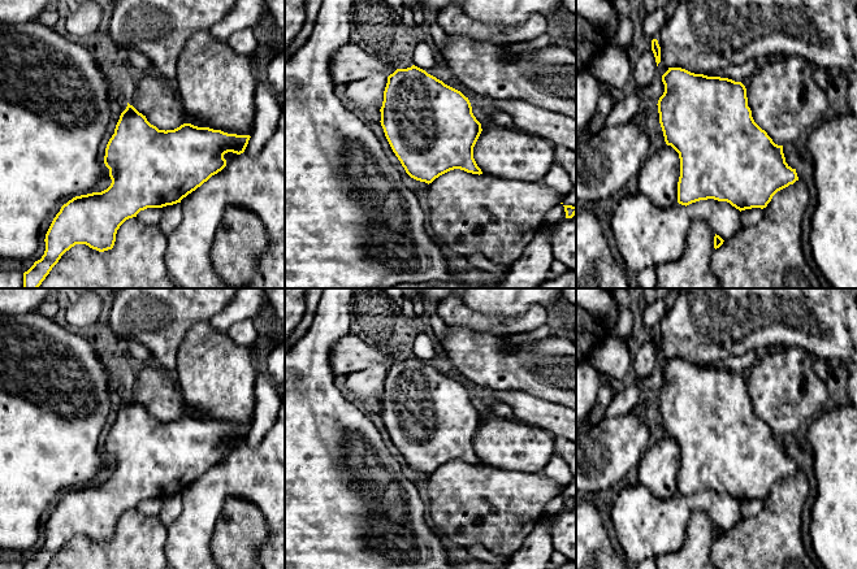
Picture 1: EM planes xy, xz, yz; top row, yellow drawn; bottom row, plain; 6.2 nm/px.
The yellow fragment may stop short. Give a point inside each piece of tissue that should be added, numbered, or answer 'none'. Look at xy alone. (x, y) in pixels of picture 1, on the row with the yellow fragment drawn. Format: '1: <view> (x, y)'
none

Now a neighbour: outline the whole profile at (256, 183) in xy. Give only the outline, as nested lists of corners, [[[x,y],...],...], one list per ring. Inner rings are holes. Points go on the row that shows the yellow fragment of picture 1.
[[[285,110],[274,134],[257,156],[246,152],[235,156],[221,171],[212,175],[181,200],[182,221],[166,236],[165,266],[178,288],[234,288],[212,265],[211,252],[225,210],[234,205],[256,214],[265,226],[269,242],[260,255],[256,274],[239,288],[285,288]]]

